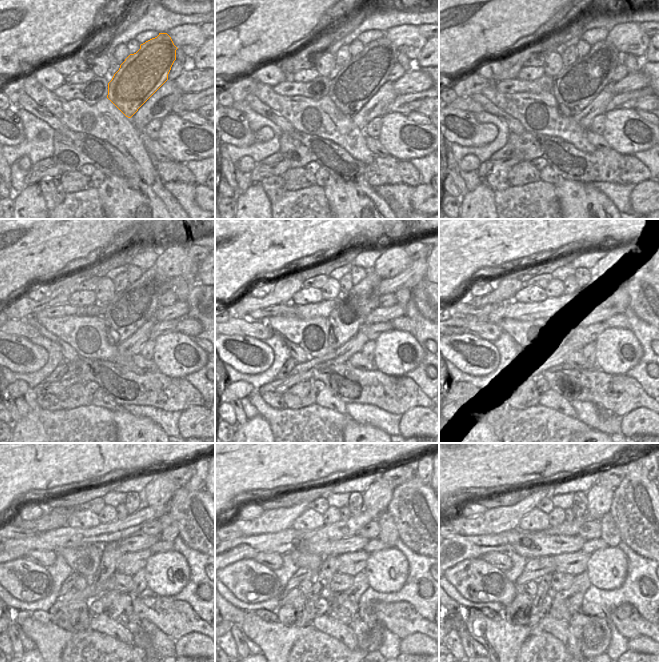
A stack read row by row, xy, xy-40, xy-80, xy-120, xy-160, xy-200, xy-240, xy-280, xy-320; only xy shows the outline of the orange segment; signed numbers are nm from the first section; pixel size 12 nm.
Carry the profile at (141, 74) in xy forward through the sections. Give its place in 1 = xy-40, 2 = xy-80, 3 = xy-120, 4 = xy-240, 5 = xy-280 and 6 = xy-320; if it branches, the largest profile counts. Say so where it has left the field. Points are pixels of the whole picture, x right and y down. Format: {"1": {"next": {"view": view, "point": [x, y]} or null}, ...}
{"1": {"next": {"view": "xy-40", "point": [354, 85]}}, "2": {"next": {"view": "xy-80", "point": [577, 85]}}, "3": {"next": {"view": "xy-120", "point": [129, 309]}}, "4": {"next": {"view": "xy-240", "point": [112, 552]}}, "5": {"next": {"view": "xy-280", "point": [329, 566]}}, "6": {"next": {"view": "xy-320", "point": [544, 589]}}}

